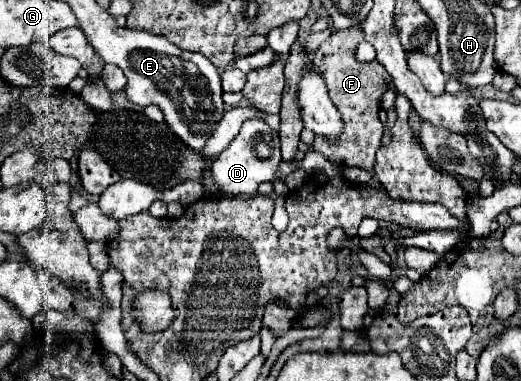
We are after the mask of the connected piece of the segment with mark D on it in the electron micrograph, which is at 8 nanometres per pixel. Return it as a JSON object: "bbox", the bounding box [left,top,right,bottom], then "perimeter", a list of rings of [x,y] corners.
{"bbox":[212,120,308,198],"perimeter":[[[246,120],[240,134],[232,140],[232,144],[212,162],[212,180],[216,184],[218,194],[232,196],[232,198],[250,198],[258,194],[258,186],[262,182],[278,182],[282,180],[288,190],[298,190],[304,186],[308,174],[306,172],[294,172],[290,176],[278,176],[278,164],[282,162],[280,154],[280,140],[278,132],[272,130],[264,120]]]}

